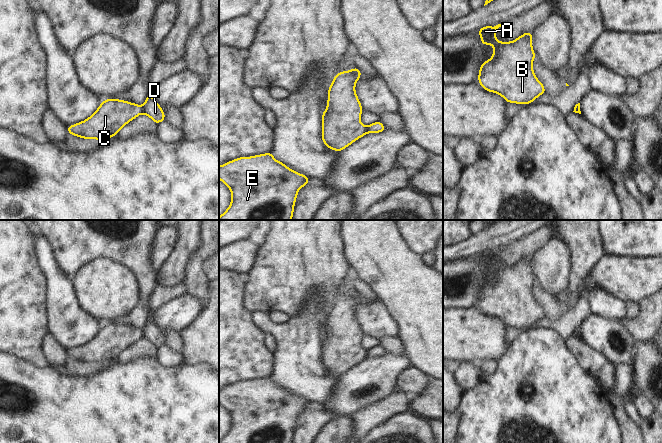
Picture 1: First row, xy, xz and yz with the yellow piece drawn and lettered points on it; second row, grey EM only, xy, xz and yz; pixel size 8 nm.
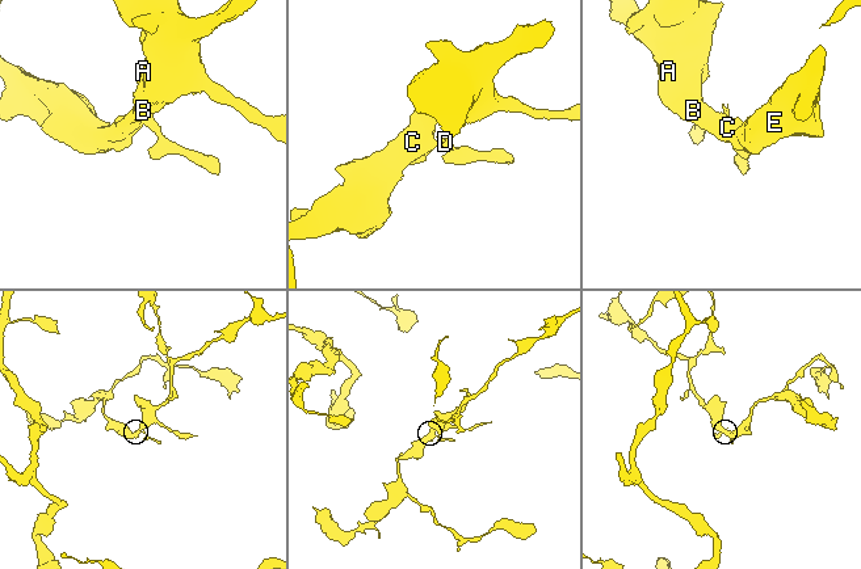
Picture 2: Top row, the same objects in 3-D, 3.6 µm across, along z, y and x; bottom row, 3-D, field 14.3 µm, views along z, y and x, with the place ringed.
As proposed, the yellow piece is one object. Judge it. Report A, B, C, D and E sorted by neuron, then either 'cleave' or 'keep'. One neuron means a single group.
A B C E / D; cleave

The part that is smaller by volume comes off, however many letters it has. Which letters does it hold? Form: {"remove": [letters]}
{"remove": ["D"]}

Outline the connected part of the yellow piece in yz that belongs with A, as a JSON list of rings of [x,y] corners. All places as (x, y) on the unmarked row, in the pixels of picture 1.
[[[502,249],[484,250],[478,255],[482,268],[491,268],[494,272],[492,282],[481,288],[478,306],[484,314],[501,319],[508,327],[530,328],[538,320],[546,317],[532,292],[532,286],[536,282],[532,272],[532,256],[526,256],[511,266],[499,266],[495,256]]]

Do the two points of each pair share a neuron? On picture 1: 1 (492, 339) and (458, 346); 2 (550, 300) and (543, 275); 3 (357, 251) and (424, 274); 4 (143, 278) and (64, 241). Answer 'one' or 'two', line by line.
1: one
2: two
3: one
4: one

